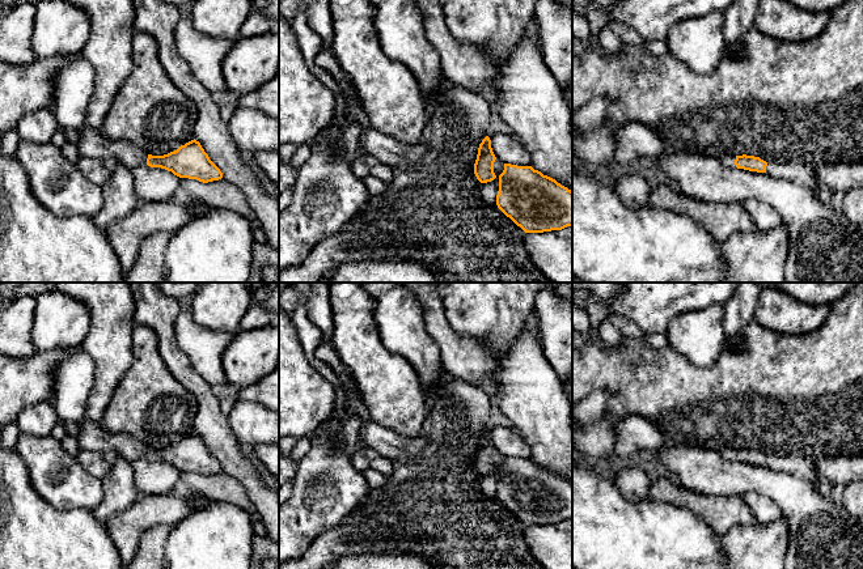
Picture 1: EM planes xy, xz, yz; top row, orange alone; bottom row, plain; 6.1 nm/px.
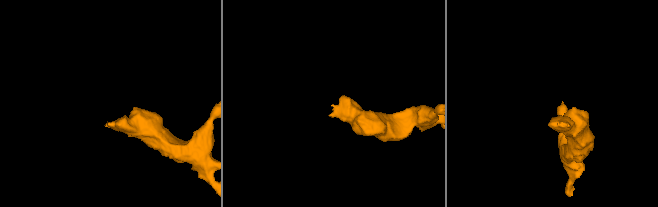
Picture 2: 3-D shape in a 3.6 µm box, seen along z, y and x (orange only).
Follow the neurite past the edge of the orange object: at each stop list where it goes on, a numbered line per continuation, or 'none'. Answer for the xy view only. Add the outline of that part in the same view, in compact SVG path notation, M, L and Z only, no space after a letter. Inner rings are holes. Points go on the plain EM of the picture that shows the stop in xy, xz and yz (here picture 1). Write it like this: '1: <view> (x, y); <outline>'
1: xy (91, 436); M84 420L75 440L80 449L90 451L117 450L127 460L136 460L147 454L148 447L128 434L113 434L103 430L98 422Z

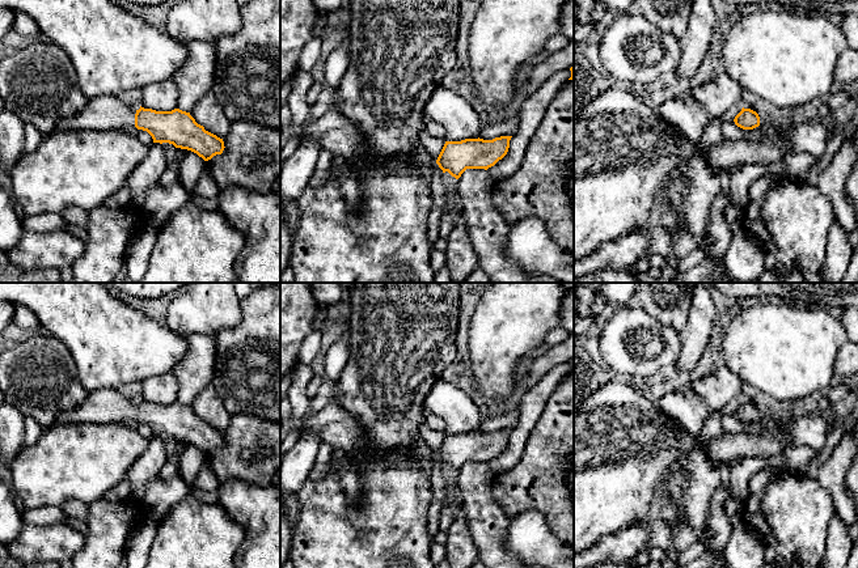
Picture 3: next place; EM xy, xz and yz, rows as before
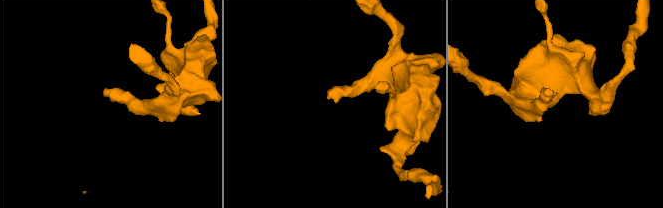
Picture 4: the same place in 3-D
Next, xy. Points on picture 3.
1: xy (104, 406); M101 389L89 393L86 399L73 410L62 412L56 423L123 423L135 417L136 404L117 389Z

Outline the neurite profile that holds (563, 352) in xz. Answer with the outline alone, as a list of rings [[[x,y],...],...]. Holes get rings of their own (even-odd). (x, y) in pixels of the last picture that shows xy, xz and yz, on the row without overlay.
[[[574,331],[570,332],[566,340],[559,344],[550,346],[549,351],[537,357],[529,366],[525,376],[517,380],[517,387],[525,390],[533,387],[546,373],[555,366],[569,363],[574,359]]]

